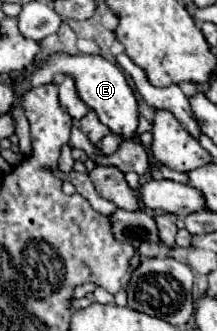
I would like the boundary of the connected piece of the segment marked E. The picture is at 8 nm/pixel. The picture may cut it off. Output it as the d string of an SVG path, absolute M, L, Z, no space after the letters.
M55 54L49 58L49 62L41 64L39 70L33 74L31 78L31 86L43 86L53 82L55 74L69 74L75 78L75 86L77 92L81 96L81 100L93 108L99 116L99 120L111 128L111 132L123 136L125 140L135 140L137 138L137 126L139 126L139 104L137 98L131 90L131 86L127 84L123 72L119 66L111 64L109 60L105 60L103 56L87 56L87 54L79 54L79 56L69 56L69 54Z

